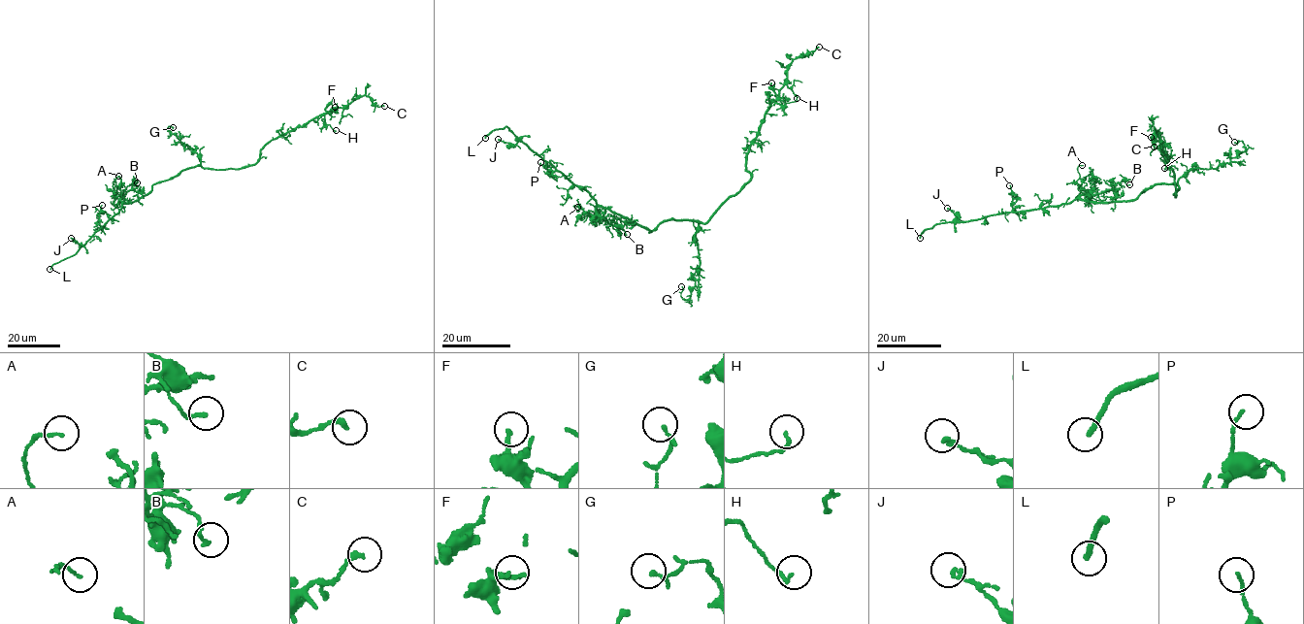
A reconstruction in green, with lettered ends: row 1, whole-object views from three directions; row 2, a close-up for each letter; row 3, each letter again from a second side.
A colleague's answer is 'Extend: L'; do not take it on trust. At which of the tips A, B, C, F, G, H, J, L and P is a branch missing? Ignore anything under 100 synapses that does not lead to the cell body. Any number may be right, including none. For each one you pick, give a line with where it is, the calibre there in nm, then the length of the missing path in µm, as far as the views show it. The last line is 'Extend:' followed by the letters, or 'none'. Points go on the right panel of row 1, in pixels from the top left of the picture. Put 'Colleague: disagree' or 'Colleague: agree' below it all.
L: (920, 238) | 220 nm | 45 µm
Extend: L
Colleague: agree

